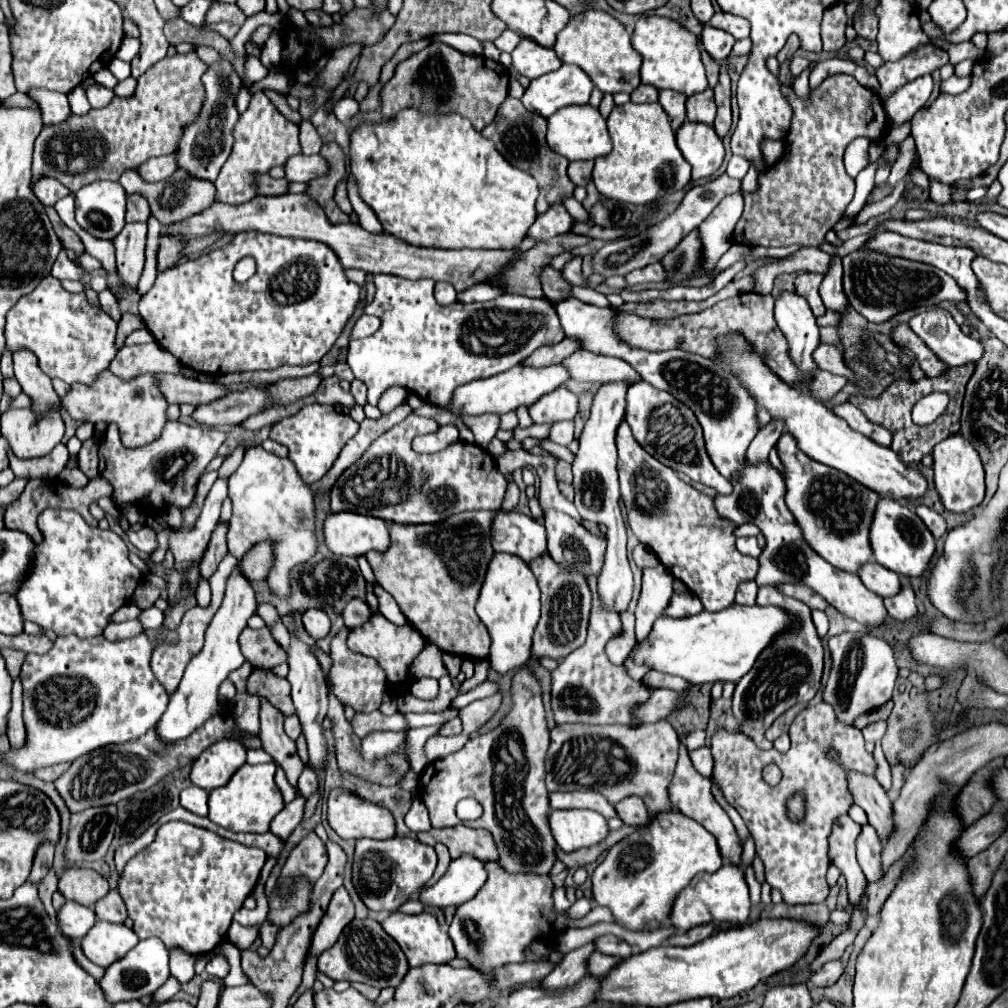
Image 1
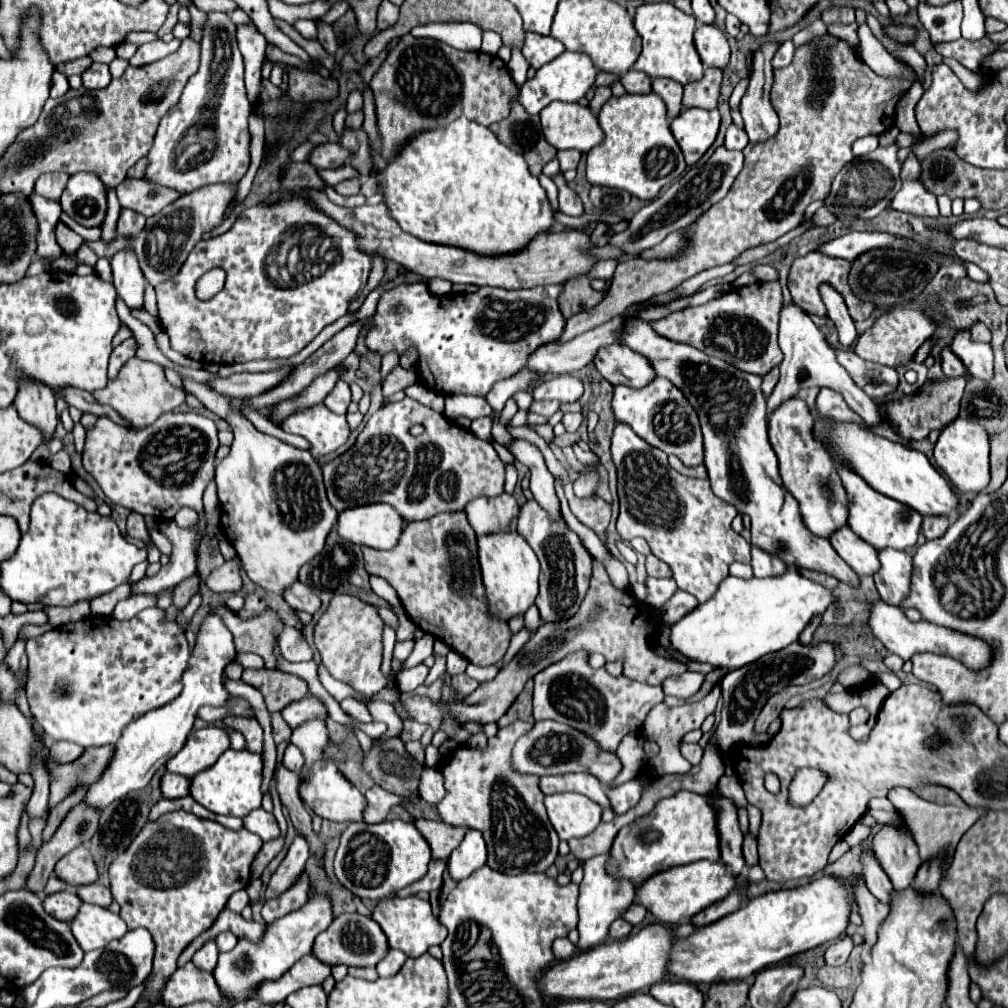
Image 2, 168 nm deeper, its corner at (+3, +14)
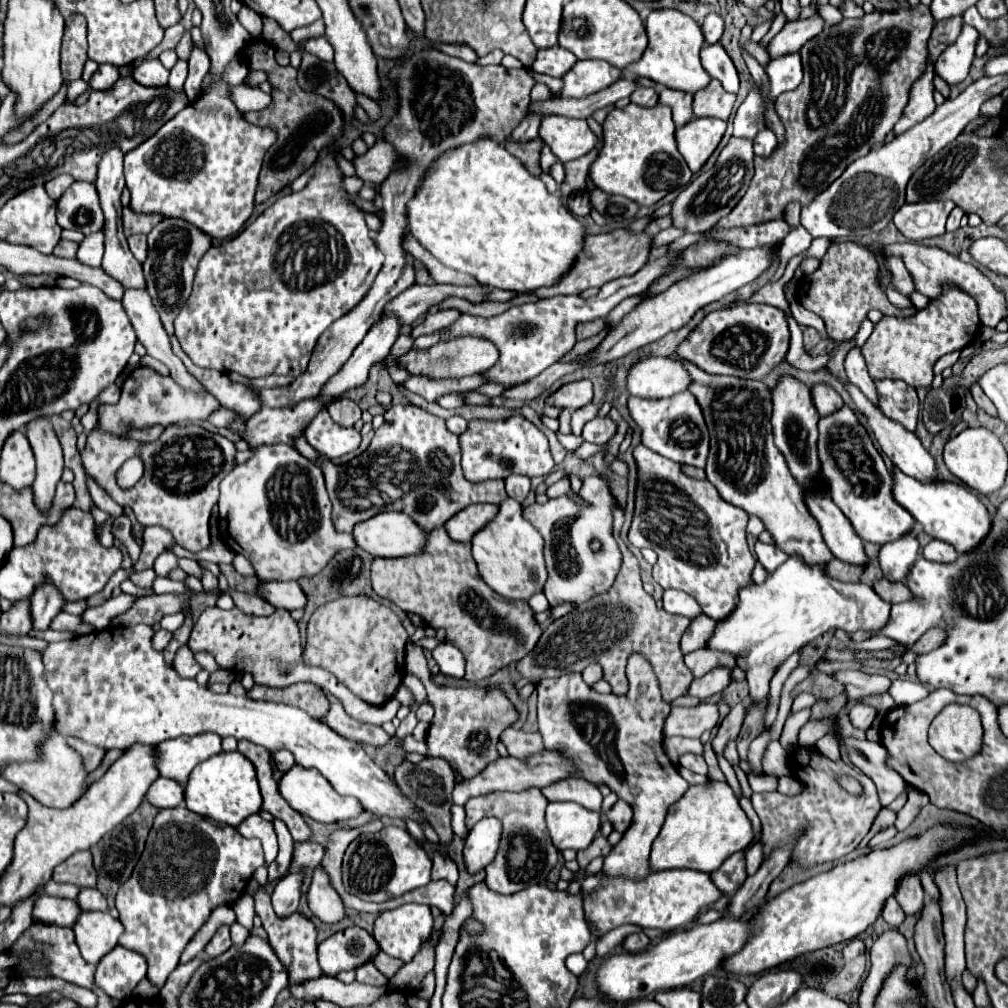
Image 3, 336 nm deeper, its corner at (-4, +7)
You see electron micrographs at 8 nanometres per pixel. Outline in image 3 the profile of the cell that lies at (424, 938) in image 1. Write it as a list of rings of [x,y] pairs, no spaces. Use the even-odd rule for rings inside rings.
[[[404,904],[378,914],[374,938],[388,956],[410,962],[432,934],[432,914],[424,904]]]

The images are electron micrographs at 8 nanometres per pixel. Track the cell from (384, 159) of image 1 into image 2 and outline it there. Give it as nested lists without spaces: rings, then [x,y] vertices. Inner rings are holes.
[[[457,117],[457,121],[451,121],[445,129],[417,133],[417,137],[411,137],[387,167],[377,169],[375,175],[391,217],[401,229],[423,241],[457,245],[481,255],[503,255],[523,249],[537,233],[553,225],[553,211],[547,195],[539,179],[529,173],[525,157],[499,143],[489,127],[477,125],[467,117]]]

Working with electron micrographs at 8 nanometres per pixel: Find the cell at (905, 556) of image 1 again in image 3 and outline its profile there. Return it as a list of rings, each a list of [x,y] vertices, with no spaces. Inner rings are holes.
[[[844,404],[840,410],[818,420],[818,456],[820,476],[826,482],[834,504],[854,526],[856,534],[872,544],[892,542],[916,526],[916,520],[896,504],[892,496],[892,474],[888,472],[870,434],[858,422],[854,410]]]

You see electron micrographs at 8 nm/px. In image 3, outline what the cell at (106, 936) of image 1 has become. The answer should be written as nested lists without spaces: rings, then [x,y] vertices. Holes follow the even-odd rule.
[[[80,912],[72,930],[82,958],[90,964],[98,964],[100,958],[118,944],[124,926],[108,912]]]

